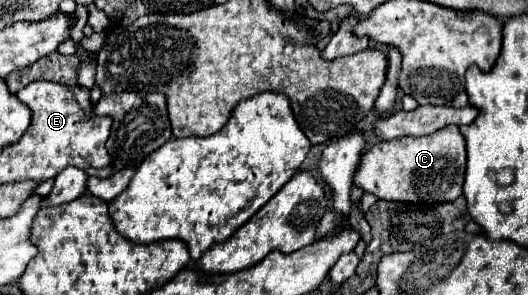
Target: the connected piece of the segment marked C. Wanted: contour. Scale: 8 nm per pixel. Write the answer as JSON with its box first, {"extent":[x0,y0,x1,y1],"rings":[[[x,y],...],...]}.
{"extent":[354,125,464,203],"rings":[[[446,125],[444,129],[426,137],[400,137],[376,143],[362,155],[362,161],[354,173],[354,183],[382,201],[444,203],[462,195],[464,173],[464,135],[460,133],[458,125]]]}

